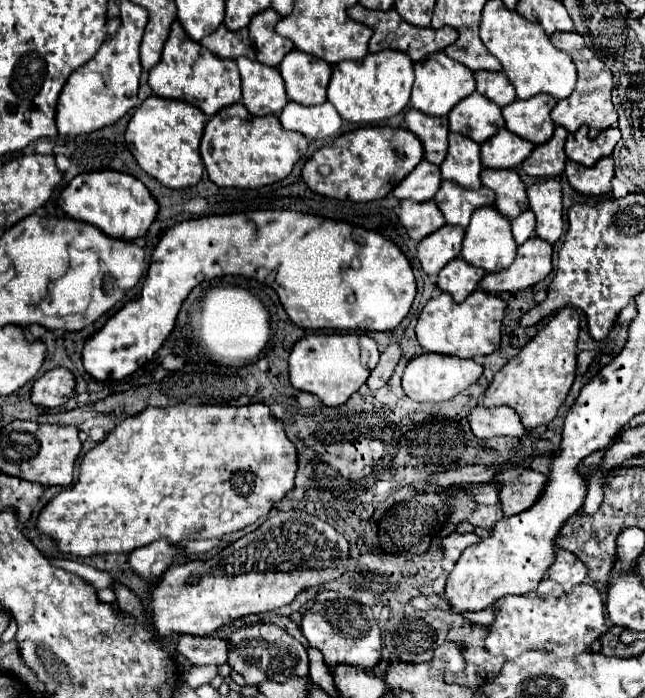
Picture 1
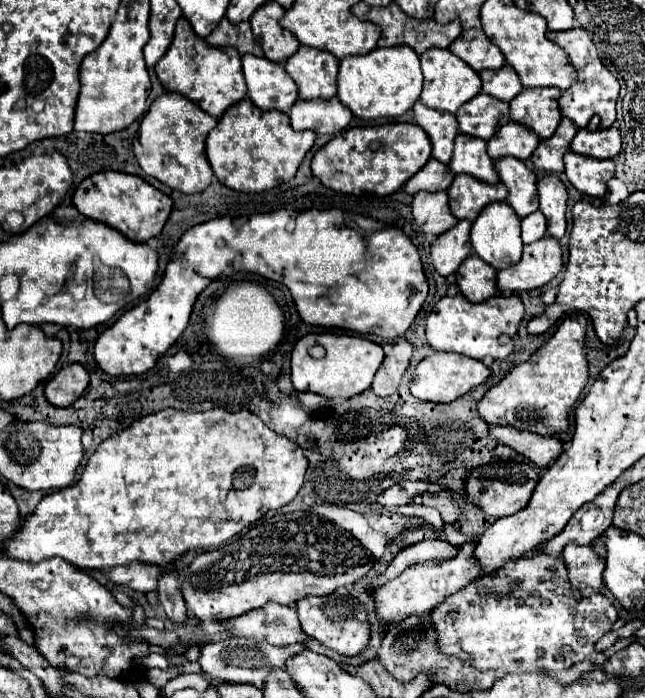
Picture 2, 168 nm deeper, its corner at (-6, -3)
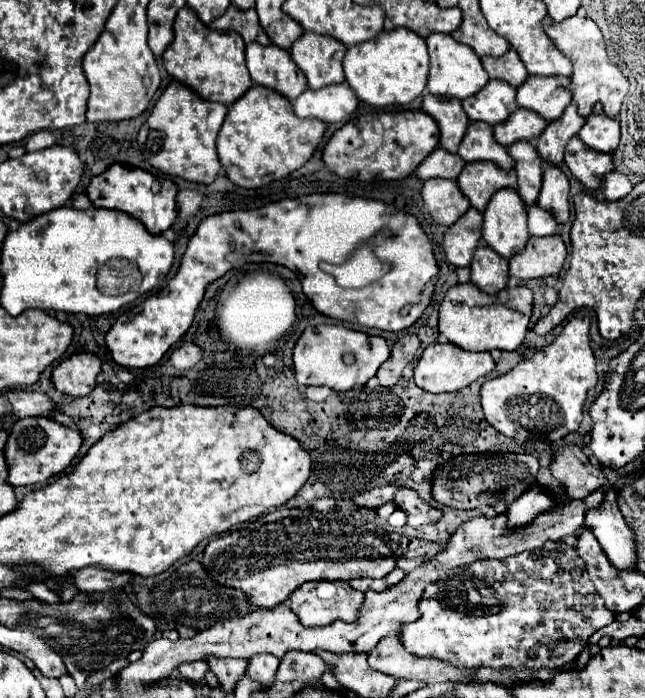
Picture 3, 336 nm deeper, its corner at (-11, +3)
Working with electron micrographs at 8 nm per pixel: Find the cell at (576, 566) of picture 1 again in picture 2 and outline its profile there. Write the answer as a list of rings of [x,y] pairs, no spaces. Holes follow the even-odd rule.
[[[567,544],[567,548],[561,554],[567,572],[569,582],[575,590],[581,592],[581,596],[589,596],[591,592],[599,592],[603,586],[603,558],[599,558],[593,548],[589,546],[577,546]]]

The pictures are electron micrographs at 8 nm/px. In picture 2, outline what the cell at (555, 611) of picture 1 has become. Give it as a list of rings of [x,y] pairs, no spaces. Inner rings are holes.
[[[549,554],[517,560],[495,582],[507,582],[511,580],[511,576],[519,580],[519,588],[515,588],[515,596],[507,596],[507,600],[483,600],[479,592],[475,592],[475,584],[471,582],[467,588],[449,596],[431,612],[431,624],[445,654],[459,656],[479,670],[495,670],[499,674],[531,672],[535,668],[559,672],[589,658],[595,652],[595,642],[603,634],[607,634],[611,630],[611,624],[617,620],[617,608],[603,594],[591,594],[587,598],[577,596],[573,602],[573,588],[565,578],[557,578],[557,558]]]

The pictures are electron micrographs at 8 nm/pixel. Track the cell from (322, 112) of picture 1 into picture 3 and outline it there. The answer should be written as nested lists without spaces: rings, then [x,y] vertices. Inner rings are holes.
[[[330,84],[320,90],[304,90],[294,102],[294,112],[300,118],[318,118],[326,124],[344,122],[358,106],[358,98],[354,90],[342,84]]]

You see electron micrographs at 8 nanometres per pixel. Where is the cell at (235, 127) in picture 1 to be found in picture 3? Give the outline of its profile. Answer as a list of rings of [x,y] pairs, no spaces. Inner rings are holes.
[[[252,86],[238,98],[226,114],[218,134],[218,156],[226,176],[242,188],[258,188],[280,180],[304,166],[326,132],[326,124],[316,118],[298,118],[288,98],[266,86]]]

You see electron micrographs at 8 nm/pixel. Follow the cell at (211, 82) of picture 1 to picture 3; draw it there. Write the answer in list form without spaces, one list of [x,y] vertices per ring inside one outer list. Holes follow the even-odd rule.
[[[184,6],[174,20],[174,40],[162,54],[166,72],[192,88],[196,94],[200,94],[204,100],[212,102],[224,102],[226,106],[236,102],[250,86],[250,72],[246,68],[244,60],[244,40],[236,30],[228,32],[216,32],[200,22],[194,10]]]

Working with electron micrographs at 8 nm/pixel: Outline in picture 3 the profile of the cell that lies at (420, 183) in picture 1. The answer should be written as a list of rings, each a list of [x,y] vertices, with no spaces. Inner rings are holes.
[[[438,146],[418,168],[416,168],[416,176],[422,180],[428,178],[450,178],[456,180],[458,174],[464,168],[464,160],[458,154],[452,154],[448,150],[444,150],[442,146]]]

